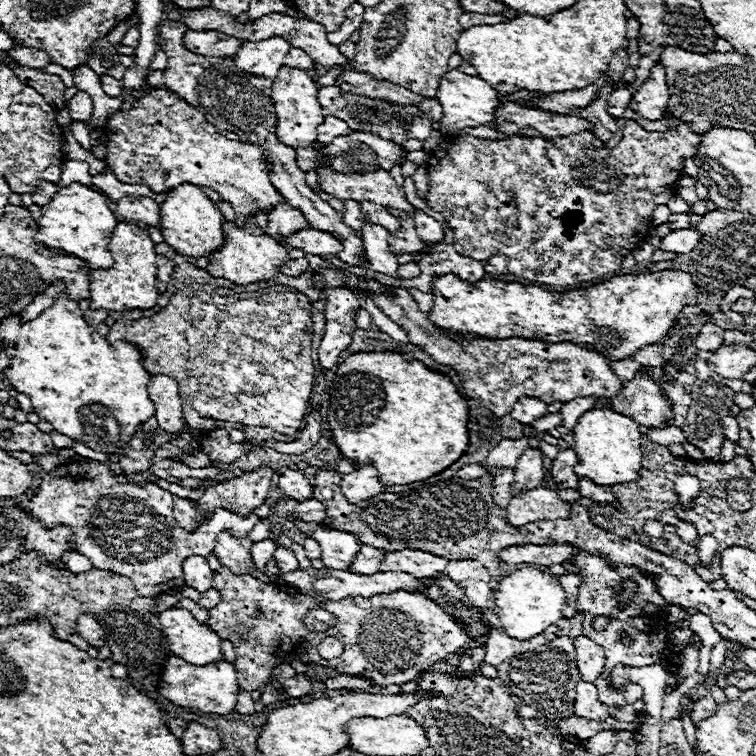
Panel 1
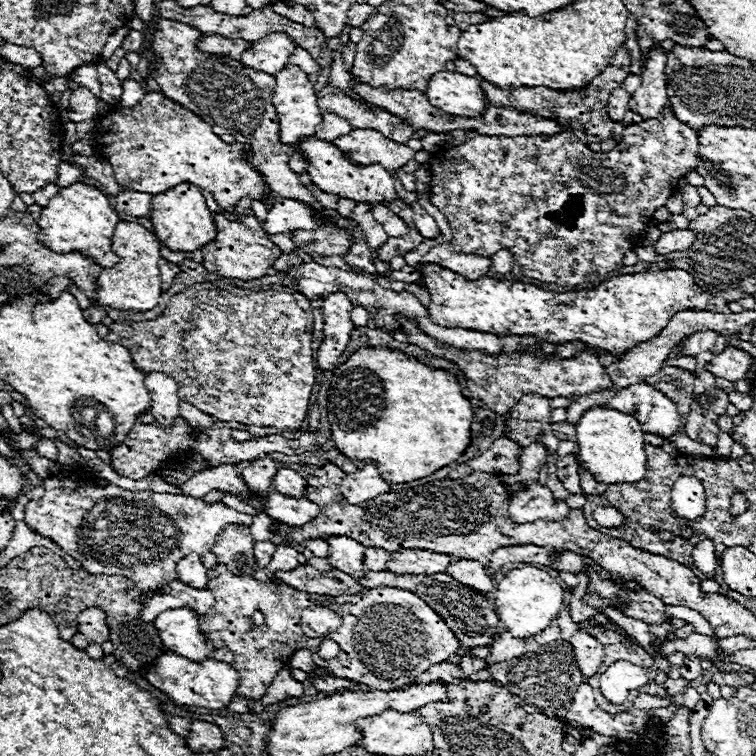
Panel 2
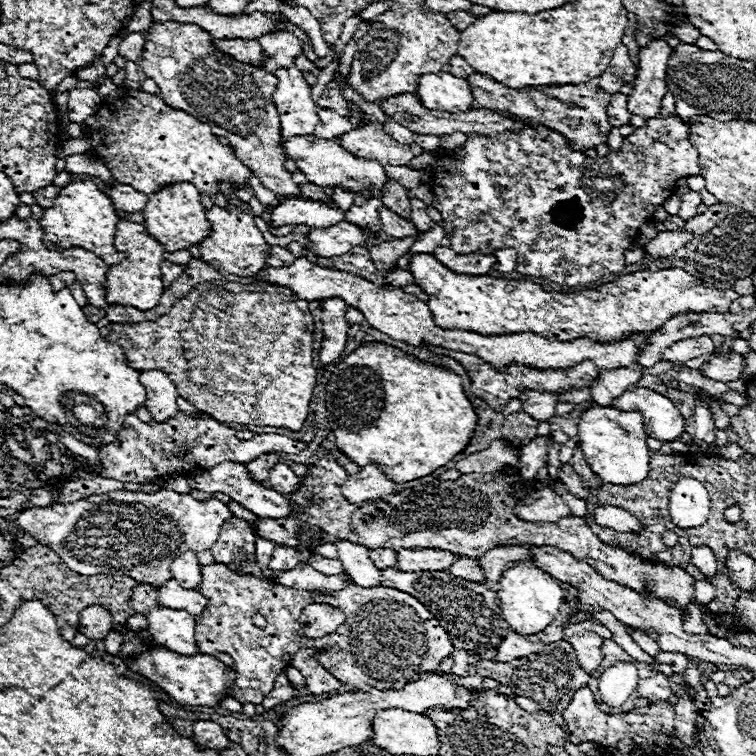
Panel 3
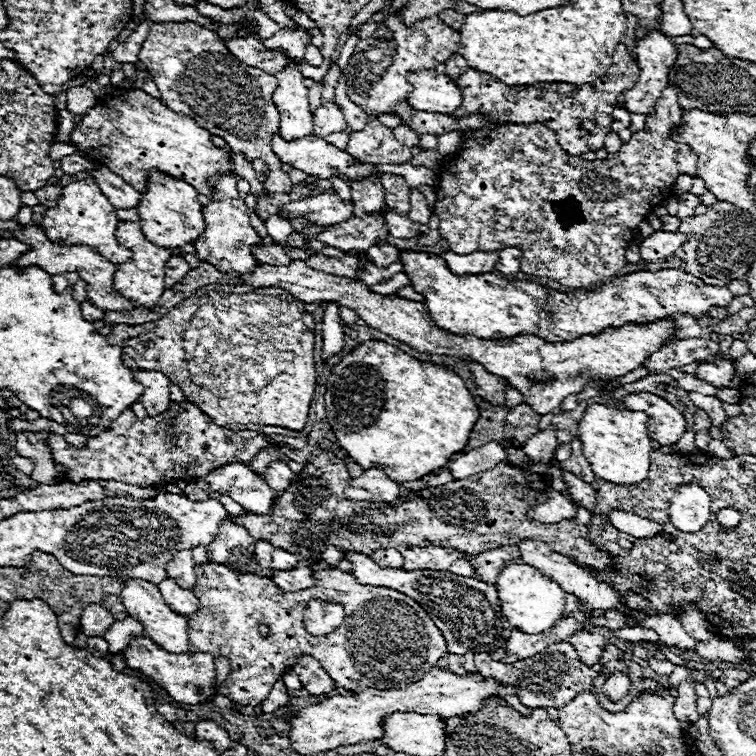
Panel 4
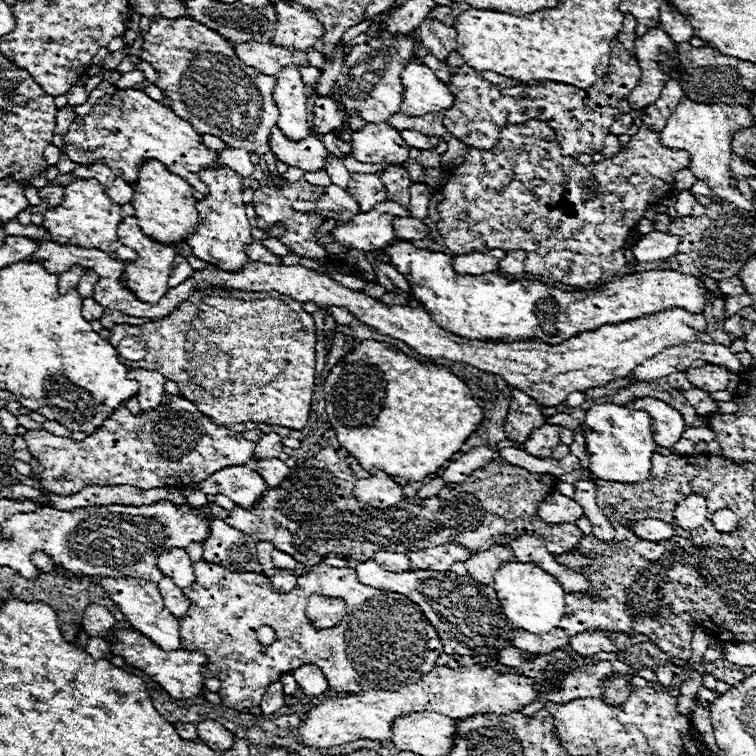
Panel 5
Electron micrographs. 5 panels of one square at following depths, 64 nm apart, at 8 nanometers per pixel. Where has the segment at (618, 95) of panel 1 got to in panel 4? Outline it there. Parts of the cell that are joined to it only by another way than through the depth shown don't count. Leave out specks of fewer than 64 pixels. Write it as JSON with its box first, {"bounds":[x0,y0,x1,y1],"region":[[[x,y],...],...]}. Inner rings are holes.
{"bounds":[612,106,630,132],"region":[[[616,106],[616,110],[612,112],[612,132],[620,132],[628,126],[630,126],[630,112],[626,108]]]}

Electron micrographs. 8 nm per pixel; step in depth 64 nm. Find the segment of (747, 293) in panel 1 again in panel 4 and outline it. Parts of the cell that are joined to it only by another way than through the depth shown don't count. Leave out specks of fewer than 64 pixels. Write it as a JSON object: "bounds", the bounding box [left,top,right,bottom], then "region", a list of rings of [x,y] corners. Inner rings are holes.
{"bounds":[398,250,734,342],"region":[[[402,250],[398,260],[404,266],[402,272],[410,278],[412,288],[424,296],[424,304],[436,326],[452,330],[452,334],[472,334],[476,338],[514,338],[520,334],[534,334],[546,342],[568,342],[584,334],[598,334],[608,326],[656,322],[676,312],[700,318],[710,306],[728,306],[734,298],[726,288],[708,286],[684,270],[642,270],[604,283],[596,292],[576,294],[558,292],[536,282],[506,280],[494,274],[460,276],[446,266],[442,256],[430,252]]]}

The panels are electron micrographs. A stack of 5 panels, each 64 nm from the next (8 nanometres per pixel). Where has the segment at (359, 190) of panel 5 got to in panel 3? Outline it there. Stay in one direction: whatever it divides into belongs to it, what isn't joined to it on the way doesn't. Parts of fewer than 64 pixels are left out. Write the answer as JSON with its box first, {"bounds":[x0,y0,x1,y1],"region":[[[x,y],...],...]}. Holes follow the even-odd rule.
{"bounds":[346,194,384,234],"region":[[[354,194],[354,206],[348,210],[346,220],[356,222],[360,226],[368,226],[374,234],[378,234],[382,230],[380,216],[378,216],[380,206],[384,206],[380,194],[374,194],[370,198],[364,198],[362,194]]]}

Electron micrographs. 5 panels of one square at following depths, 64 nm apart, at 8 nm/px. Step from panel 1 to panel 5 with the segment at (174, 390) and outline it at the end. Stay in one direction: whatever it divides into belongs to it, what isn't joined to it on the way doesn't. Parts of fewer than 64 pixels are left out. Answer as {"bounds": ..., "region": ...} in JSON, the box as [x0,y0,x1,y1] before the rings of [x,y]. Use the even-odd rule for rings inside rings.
{"bounds":[128,368,164,410],"region":[[[128,368],[128,378],[140,382],[140,390],[136,392],[136,398],[142,410],[154,410],[156,406],[160,406],[162,396],[164,396],[164,376],[162,374],[142,370],[142,368]]]}

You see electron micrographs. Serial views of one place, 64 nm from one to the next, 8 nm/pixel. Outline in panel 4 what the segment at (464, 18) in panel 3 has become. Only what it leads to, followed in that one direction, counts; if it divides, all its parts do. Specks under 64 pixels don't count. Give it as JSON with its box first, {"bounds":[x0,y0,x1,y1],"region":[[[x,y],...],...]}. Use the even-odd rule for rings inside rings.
{"bounds":[438,10,464,30],"region":[[[442,10],[438,16],[442,22],[446,22],[454,30],[460,30],[460,24],[464,24],[464,16],[458,14],[456,10]]]}

